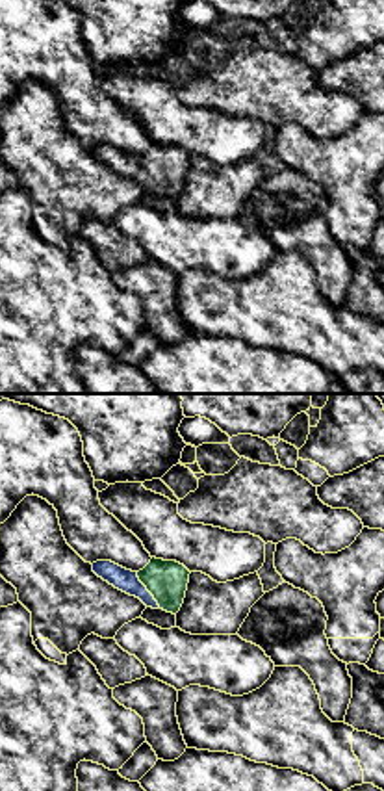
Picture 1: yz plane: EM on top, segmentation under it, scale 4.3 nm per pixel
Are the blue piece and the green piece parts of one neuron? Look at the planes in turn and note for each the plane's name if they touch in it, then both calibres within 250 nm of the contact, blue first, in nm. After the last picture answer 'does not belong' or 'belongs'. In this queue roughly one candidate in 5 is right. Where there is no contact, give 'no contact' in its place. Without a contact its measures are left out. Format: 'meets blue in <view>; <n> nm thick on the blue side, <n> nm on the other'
meets blue in yz; 100 nm thick on the blue side, 180 nm on the other

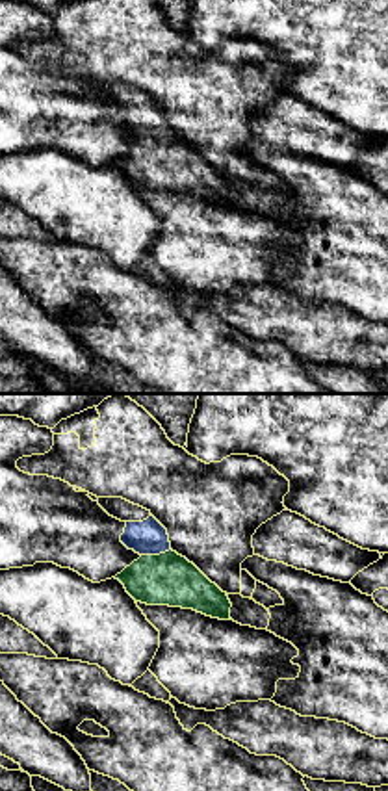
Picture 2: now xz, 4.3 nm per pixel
meets blue in xz; 160 nm thick on the blue side, 220 nm on the other

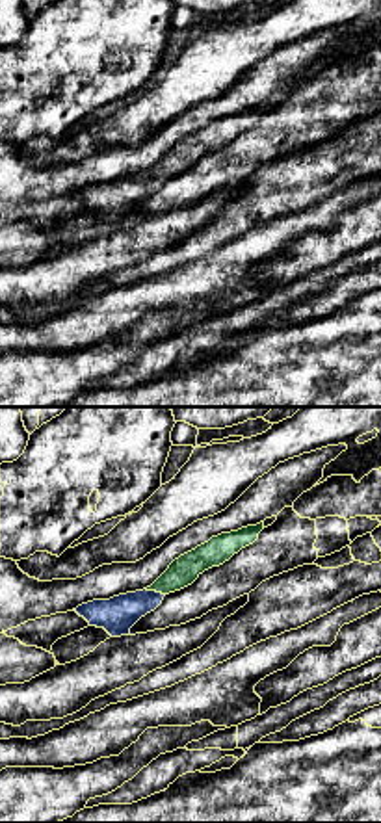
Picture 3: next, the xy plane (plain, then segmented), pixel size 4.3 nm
meets blue in xy; 160 nm thick on the blue side, 120 nm on the other

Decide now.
belongs

